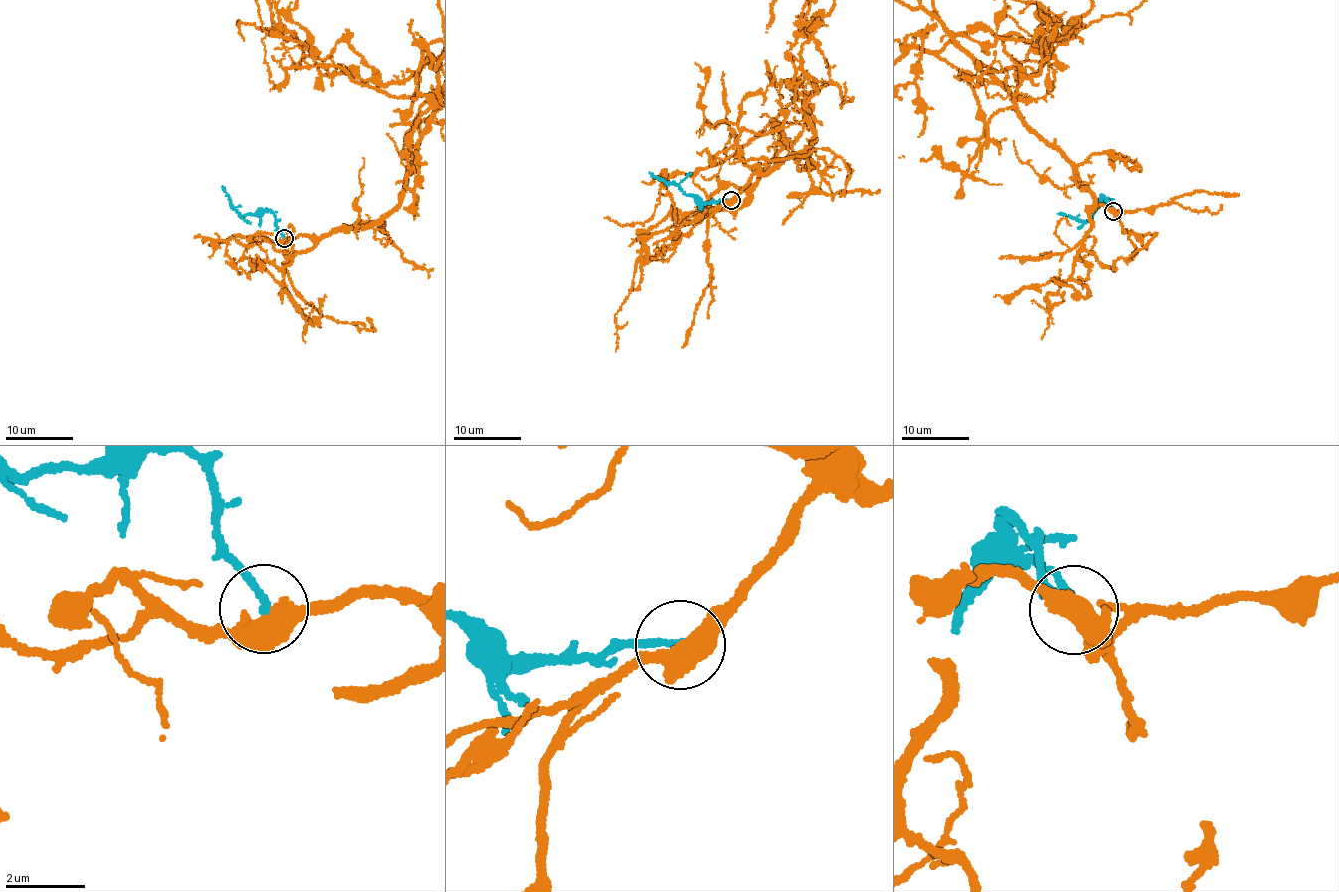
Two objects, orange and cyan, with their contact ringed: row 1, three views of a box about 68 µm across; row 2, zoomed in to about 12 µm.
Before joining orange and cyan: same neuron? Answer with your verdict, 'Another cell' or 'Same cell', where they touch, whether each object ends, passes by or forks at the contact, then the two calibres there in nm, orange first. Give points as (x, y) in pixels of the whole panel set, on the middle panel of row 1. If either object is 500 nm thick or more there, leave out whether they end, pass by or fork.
Same cell. Place: (731, 200). At the ring orange forks. At the ring cyan ends. Thickness 420 nm (orange) against 180 nm

